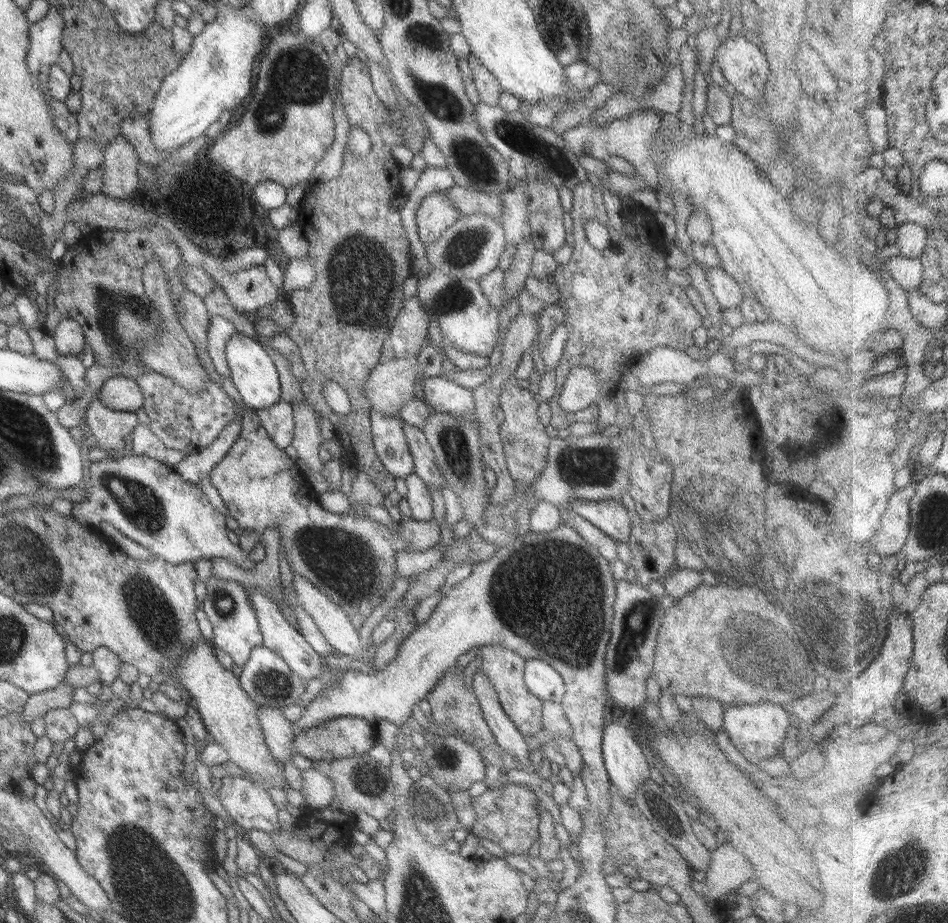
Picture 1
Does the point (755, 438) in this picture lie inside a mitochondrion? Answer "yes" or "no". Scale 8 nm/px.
no

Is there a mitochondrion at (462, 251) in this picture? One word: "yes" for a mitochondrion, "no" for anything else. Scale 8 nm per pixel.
yes

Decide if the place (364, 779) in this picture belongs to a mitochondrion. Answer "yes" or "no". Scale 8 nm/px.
yes

